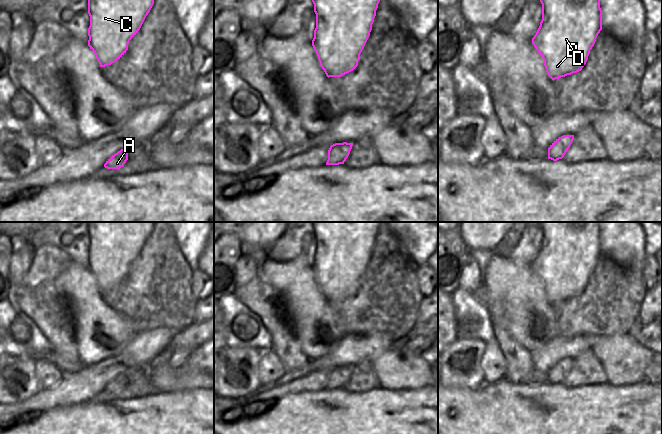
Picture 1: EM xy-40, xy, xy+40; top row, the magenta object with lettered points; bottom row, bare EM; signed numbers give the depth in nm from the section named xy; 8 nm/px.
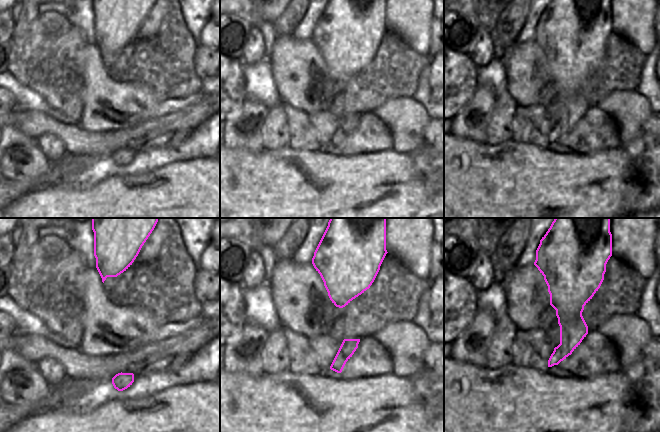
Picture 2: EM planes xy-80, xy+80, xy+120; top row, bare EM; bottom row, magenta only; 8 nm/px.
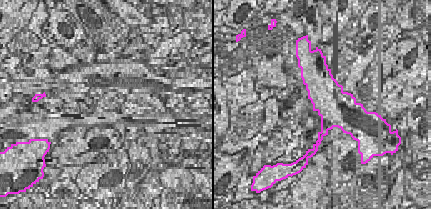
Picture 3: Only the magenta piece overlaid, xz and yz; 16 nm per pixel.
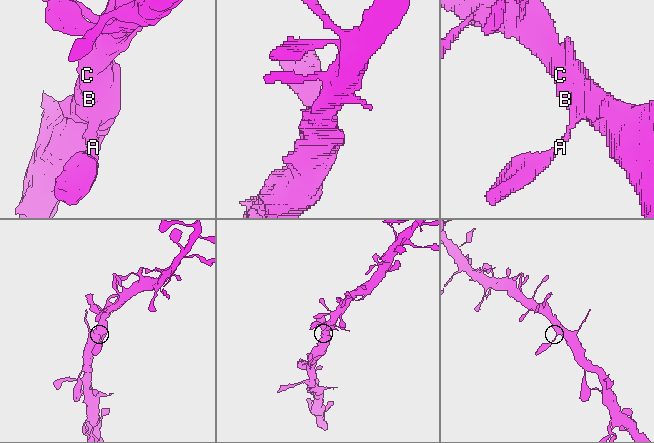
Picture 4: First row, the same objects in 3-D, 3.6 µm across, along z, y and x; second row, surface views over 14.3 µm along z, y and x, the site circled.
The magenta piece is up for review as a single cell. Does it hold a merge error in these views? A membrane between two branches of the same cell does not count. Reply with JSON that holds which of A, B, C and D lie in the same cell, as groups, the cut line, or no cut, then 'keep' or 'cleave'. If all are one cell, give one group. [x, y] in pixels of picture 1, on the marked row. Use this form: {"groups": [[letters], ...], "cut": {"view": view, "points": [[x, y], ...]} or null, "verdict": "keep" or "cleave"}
{"groups": [["A", "B", "C", "D"]], "cut": null, "verdict": "keep"}

